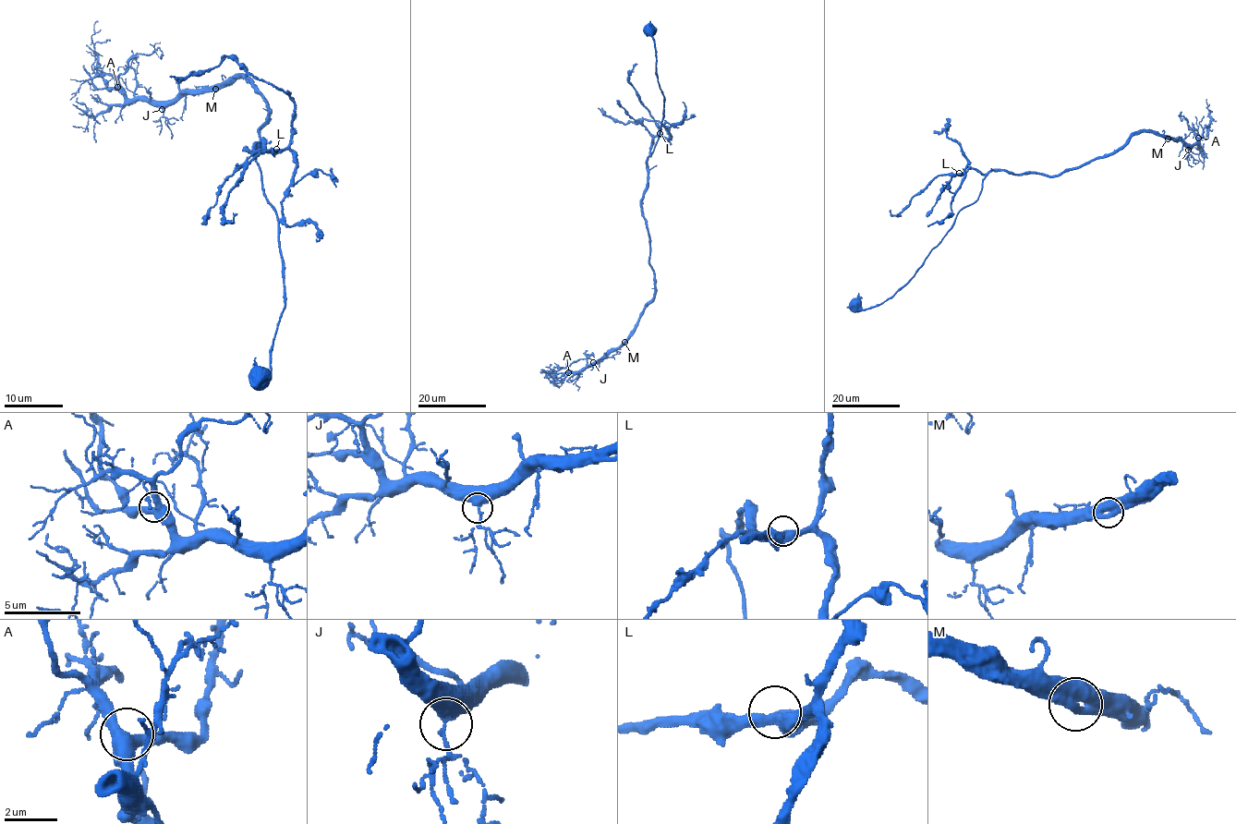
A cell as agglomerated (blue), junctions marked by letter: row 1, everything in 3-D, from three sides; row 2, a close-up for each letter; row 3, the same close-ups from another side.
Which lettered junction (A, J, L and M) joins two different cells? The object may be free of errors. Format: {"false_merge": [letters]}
{"false_merge": []}

